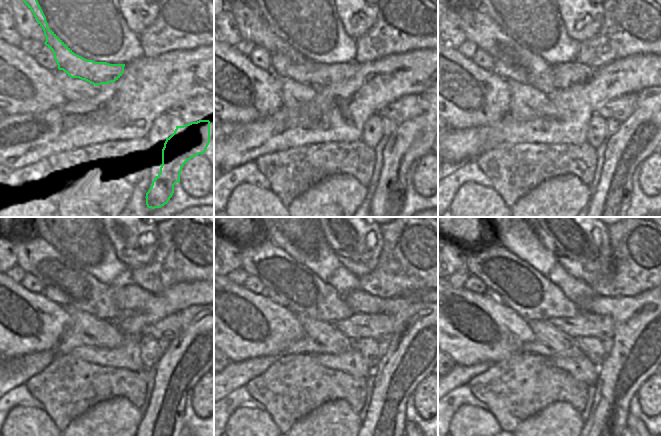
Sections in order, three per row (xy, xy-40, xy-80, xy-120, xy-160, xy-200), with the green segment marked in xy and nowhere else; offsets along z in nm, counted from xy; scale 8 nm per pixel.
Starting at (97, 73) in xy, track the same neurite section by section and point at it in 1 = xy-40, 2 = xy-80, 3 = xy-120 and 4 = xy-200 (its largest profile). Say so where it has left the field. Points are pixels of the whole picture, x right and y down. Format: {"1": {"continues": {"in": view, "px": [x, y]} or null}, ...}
{"1": {"continues": {"in": "xy-40", "px": [289, 63]}}, "2": {"continues": {"in": "xy-80", "px": [563, 75]}}, "3": {"continues": {"in": "xy-120", "px": [132, 298]}}, "4": {"continues": {"in": "xy-200", "px": [641, 341]}}}

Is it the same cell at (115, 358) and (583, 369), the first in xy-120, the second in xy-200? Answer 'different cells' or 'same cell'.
same cell

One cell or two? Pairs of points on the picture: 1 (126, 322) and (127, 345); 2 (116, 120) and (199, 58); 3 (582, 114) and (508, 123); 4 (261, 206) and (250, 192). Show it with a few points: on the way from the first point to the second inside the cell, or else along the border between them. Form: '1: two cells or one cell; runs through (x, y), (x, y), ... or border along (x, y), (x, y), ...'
1: one cell; runs through (127, 328), (127, 339)
2: one cell; runs through (137, 99), (150, 86), (178, 76)
3: one cell; runs through (564, 127), (526, 127)
4: one cell; runs through (258, 203), (250, 195)

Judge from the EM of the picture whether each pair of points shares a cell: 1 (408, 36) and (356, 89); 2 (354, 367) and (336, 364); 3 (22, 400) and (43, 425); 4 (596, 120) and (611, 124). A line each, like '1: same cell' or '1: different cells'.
1: different cells
2: same cell
3: different cells
4: different cells

